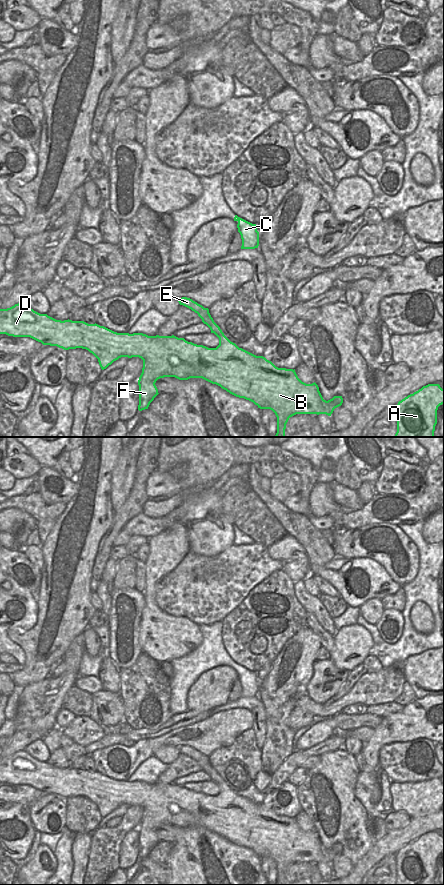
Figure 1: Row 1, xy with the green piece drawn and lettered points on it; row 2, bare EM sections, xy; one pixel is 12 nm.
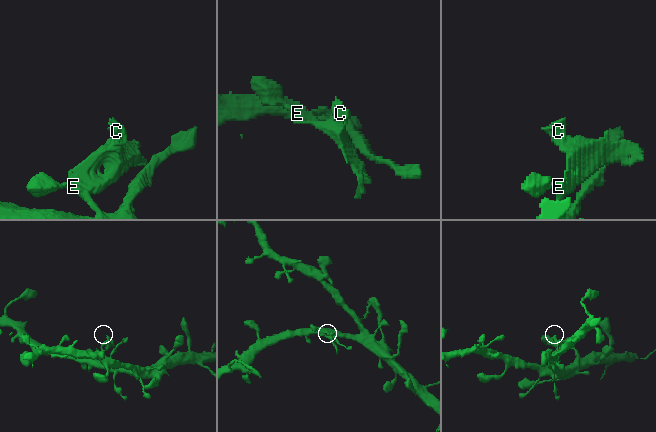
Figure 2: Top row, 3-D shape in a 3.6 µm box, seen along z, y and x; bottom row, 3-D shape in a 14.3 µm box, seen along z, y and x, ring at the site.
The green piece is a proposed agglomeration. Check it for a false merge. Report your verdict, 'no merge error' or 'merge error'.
merge error

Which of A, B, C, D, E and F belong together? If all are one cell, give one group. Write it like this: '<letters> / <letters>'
A B D F / C E

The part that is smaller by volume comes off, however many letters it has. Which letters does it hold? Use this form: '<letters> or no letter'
C, E

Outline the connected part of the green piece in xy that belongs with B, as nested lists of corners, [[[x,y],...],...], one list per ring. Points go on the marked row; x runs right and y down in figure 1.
[[[24,302],[15,304],[7,309],[0,309],[0,334],[13,337],[30,337],[43,345],[57,346],[64,350],[82,348],[92,353],[99,362],[102,370],[106,369],[114,361],[121,357],[139,357],[143,360],[142,373],[138,380],[139,405],[138,410],[148,409],[150,403],[159,394],[155,385],[156,381],[164,377],[175,377],[179,380],[190,378],[202,378],[212,384],[220,386],[230,394],[253,402],[260,409],[270,409],[277,417],[277,433],[275,437],[285,437],[286,424],[290,417],[296,414],[326,414],[331,416],[334,409],[343,403],[342,396],[334,396],[326,401],[323,399],[318,385],[314,382],[306,384],[302,382],[295,369],[278,368],[263,356],[256,356],[231,342],[224,334],[217,336],[219,345],[216,348],[208,348],[186,341],[184,338],[172,336],[148,336],[143,333],[117,333],[98,324],[88,324],[84,321],[56,320],[47,314],[40,314]]]

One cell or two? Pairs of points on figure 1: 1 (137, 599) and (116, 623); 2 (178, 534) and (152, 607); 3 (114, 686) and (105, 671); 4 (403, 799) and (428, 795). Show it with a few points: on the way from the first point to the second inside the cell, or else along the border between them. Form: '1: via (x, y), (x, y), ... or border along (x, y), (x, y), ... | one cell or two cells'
1: via (137, 610), (135, 613), (116, 612) | one cell
2: via (166, 552), (154, 572), (150, 589) | one cell
3: via (111, 682), (108, 675) | one cell
4: via (409, 798), (422, 798) | one cell

